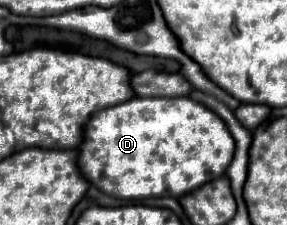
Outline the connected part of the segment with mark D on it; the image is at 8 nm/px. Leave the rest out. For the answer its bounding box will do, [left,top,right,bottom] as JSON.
[78,98,234,200]

